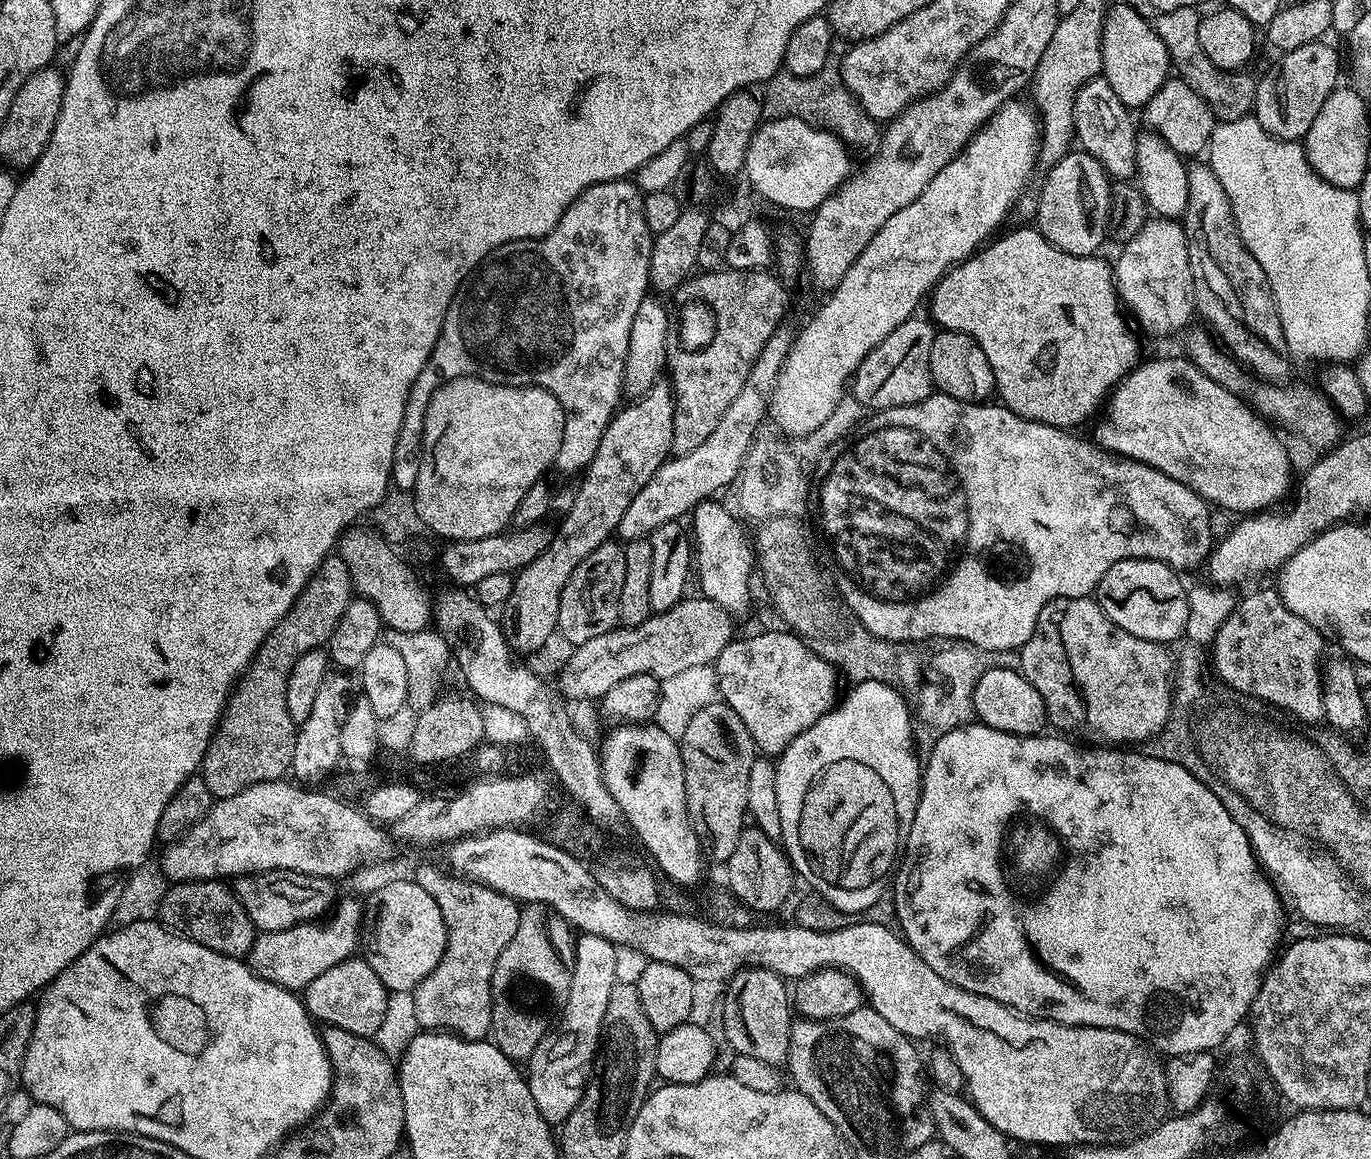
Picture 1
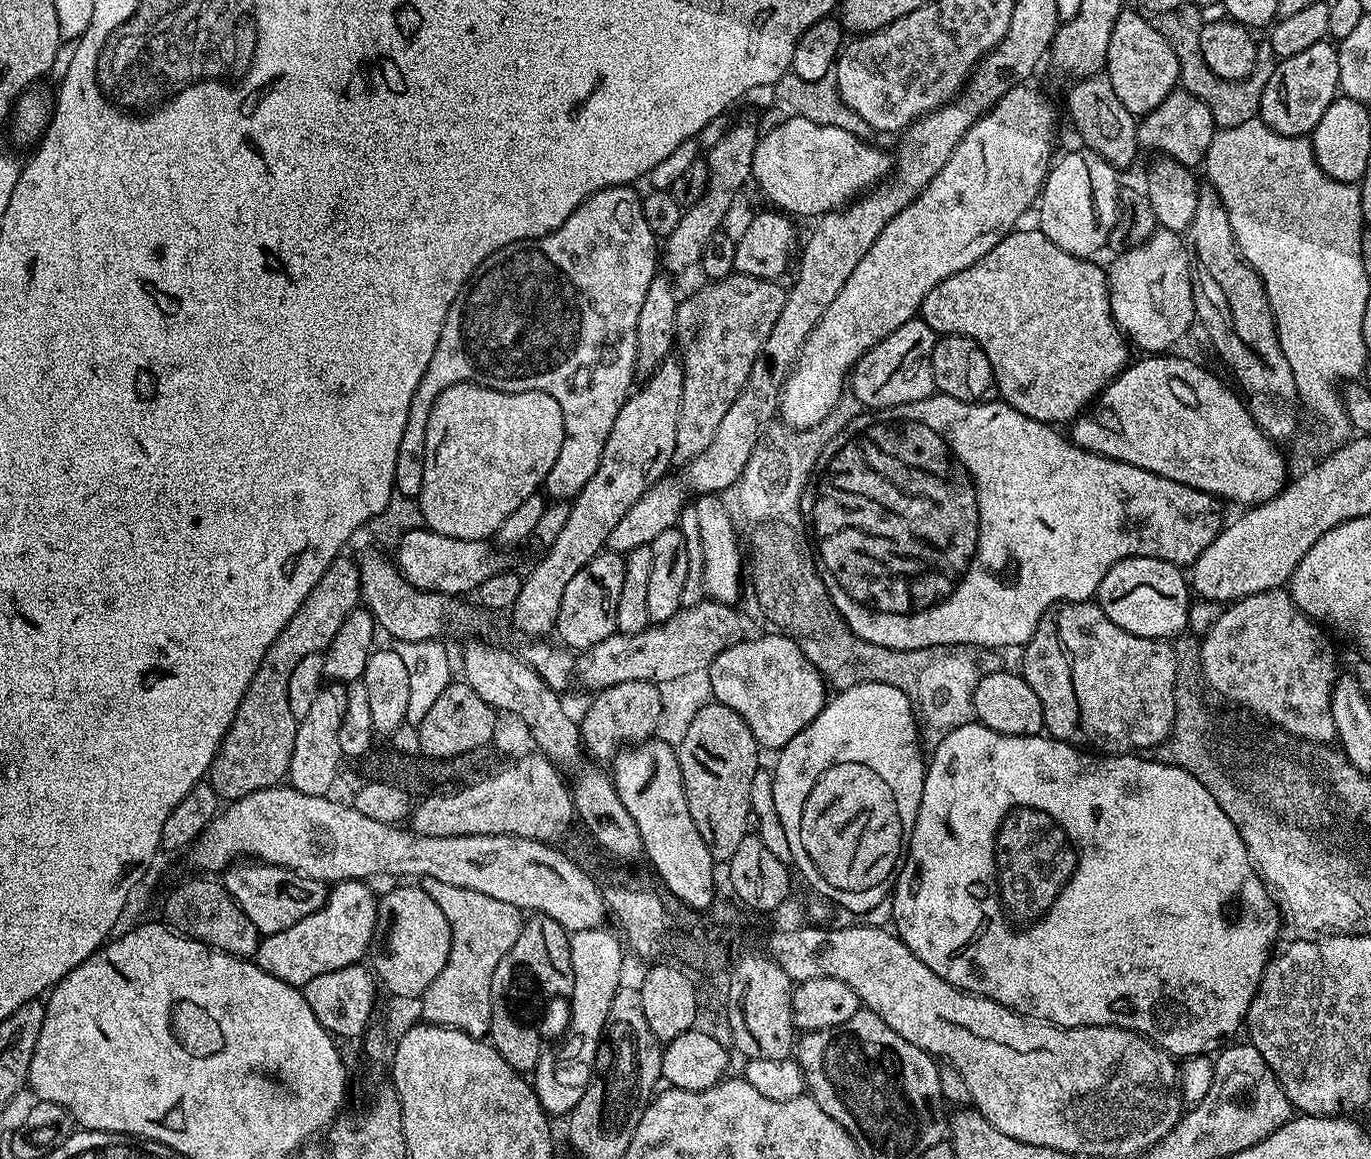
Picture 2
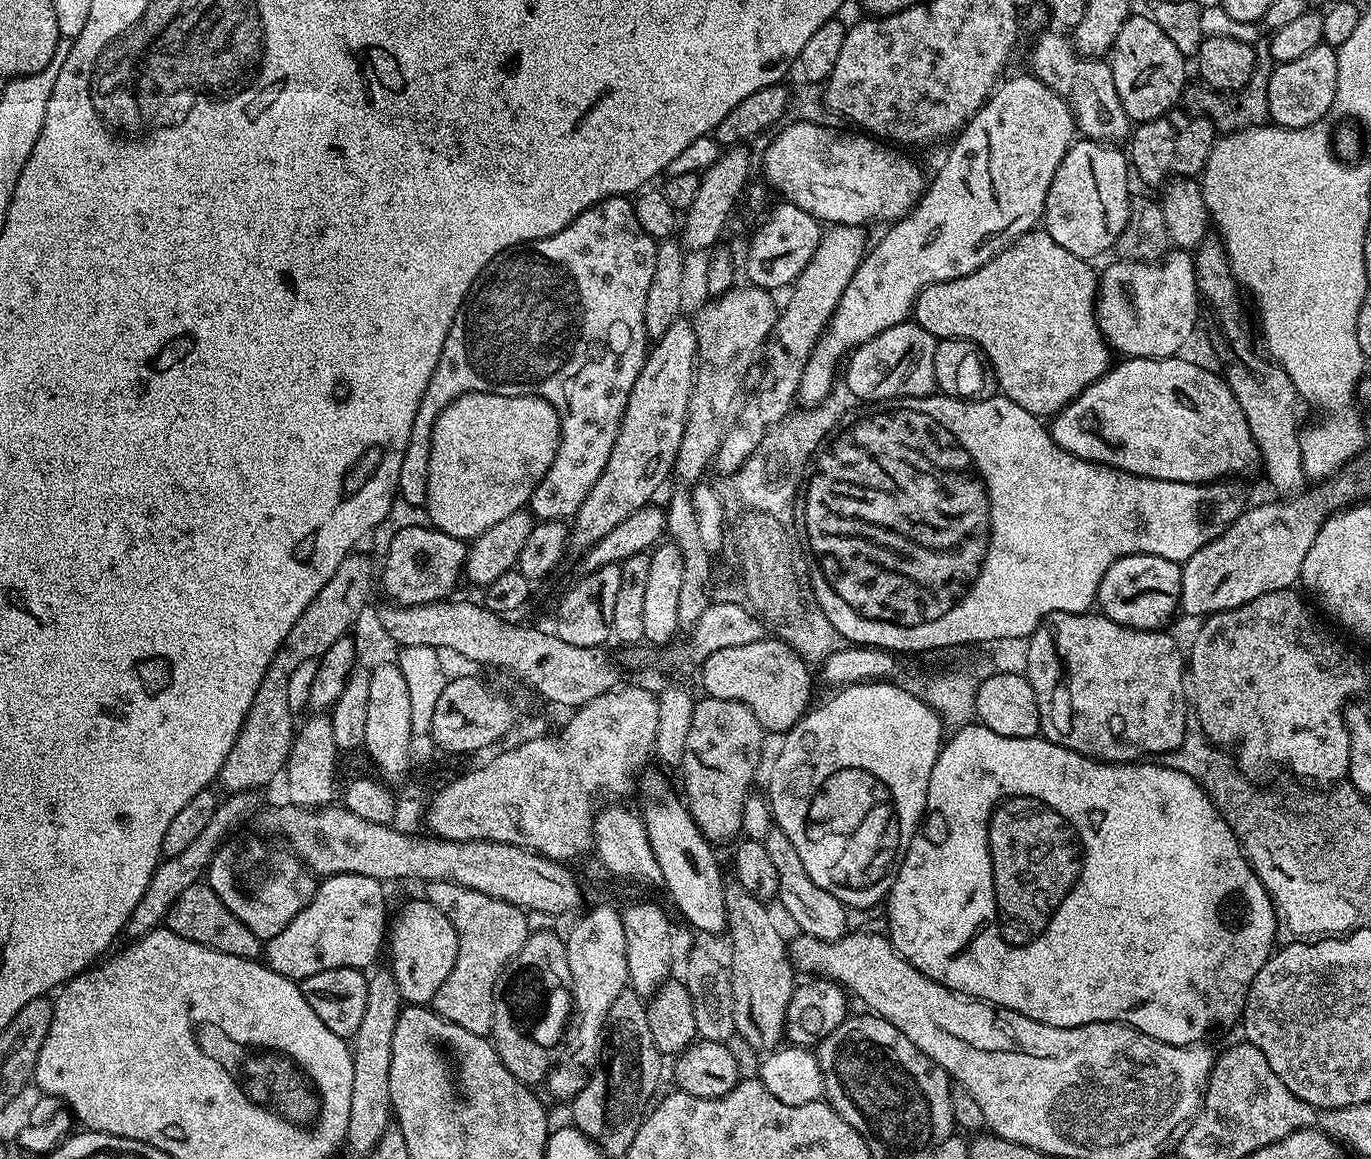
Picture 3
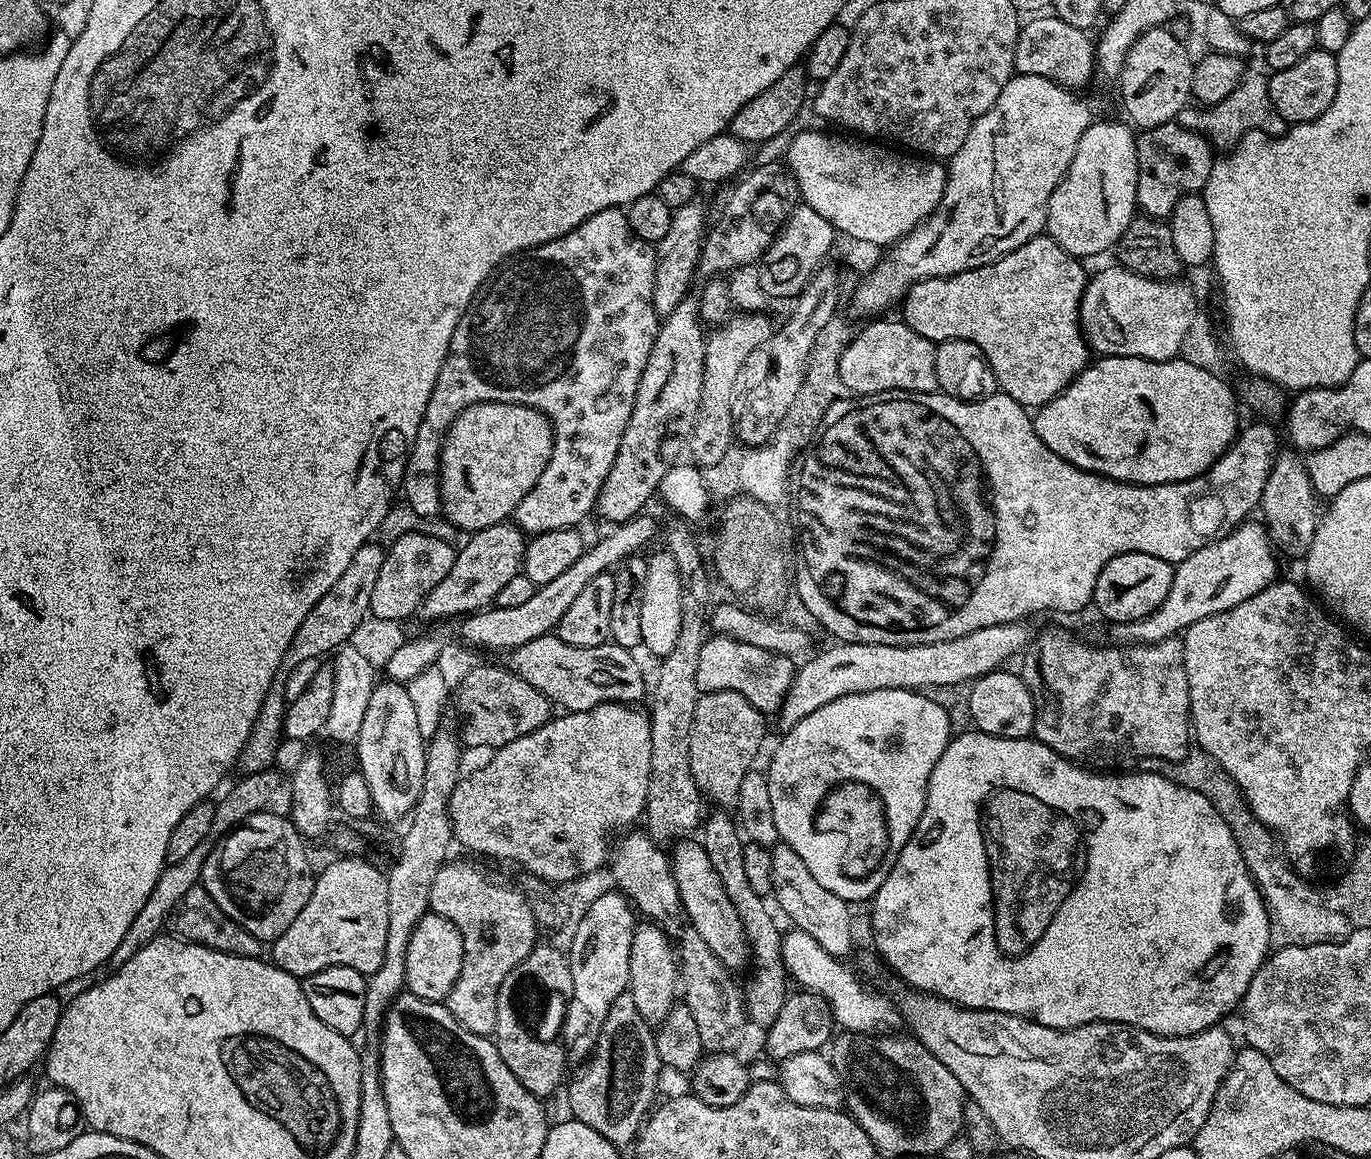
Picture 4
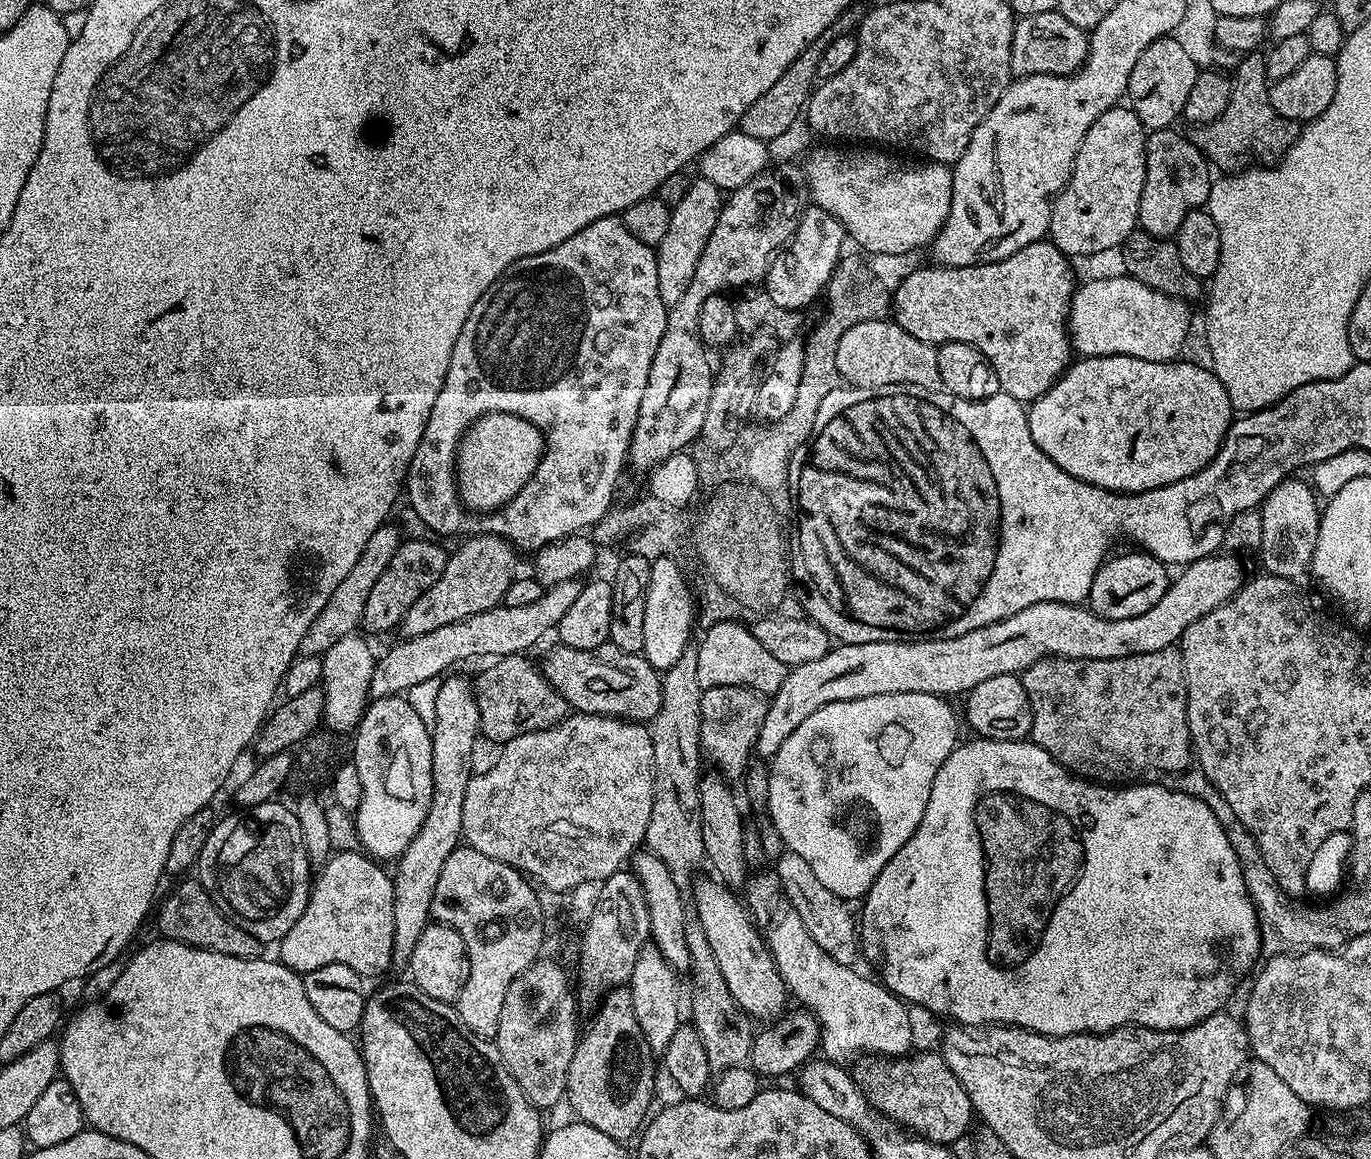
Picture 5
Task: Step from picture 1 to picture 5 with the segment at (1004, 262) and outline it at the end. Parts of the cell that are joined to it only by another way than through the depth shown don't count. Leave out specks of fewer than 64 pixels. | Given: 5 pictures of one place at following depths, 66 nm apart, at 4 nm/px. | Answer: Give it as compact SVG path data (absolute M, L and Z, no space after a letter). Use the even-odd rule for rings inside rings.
M1051 239L1035 240L1030 246L1022 246L1022 250L1018 250L1014 254L1010 254L1005 260L998 262L990 262L989 264L975 264L974 266L958 266L957 268L946 268L943 266L931 266L932 268L916 268L913 272L908 272L890 296L890 316L896 321L898 326L902 326L902 330L906 330L906 334L914 334L914 338L918 338L922 342L939 346L947 344L950 340L961 340L967 344L973 344L985 358L988 364L994 370L994 374L1000 383L1000 391L1010 394L1010 398L1021 402L1031 402L1037 400L1042 394L1046 394L1046 390L1050 390L1050 386L1060 375L1064 373L1070 361L1074 356L1074 349L1070 343L1068 329L1068 307L1072 304L1072 294L1078 287L1078 280L1072 277L1073 261L1065 256L1063 252L1059 252L1056 245Z

